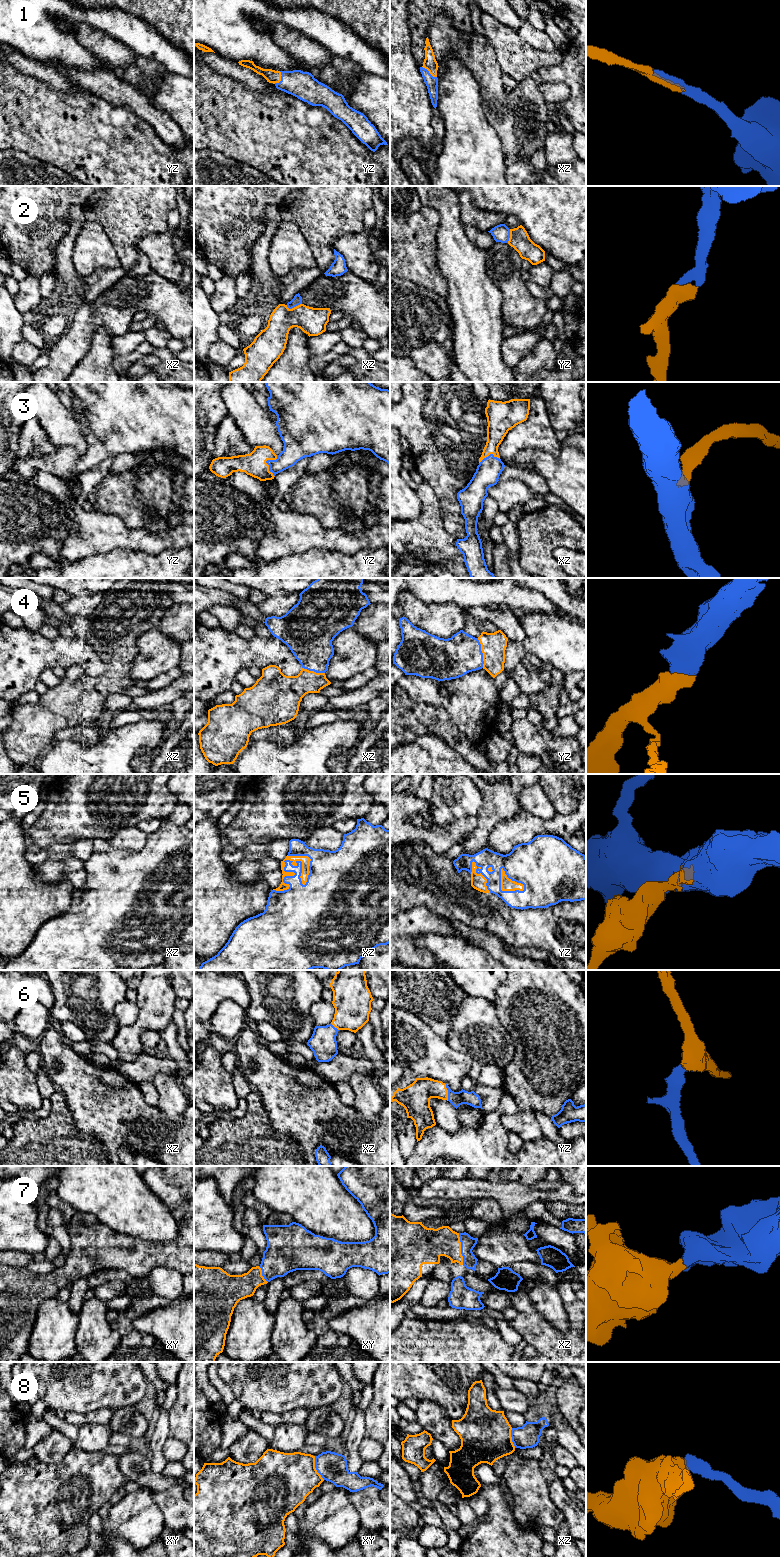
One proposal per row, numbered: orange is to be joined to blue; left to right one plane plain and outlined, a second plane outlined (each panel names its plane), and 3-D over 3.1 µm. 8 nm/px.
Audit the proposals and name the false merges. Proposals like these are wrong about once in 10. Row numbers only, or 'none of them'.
8

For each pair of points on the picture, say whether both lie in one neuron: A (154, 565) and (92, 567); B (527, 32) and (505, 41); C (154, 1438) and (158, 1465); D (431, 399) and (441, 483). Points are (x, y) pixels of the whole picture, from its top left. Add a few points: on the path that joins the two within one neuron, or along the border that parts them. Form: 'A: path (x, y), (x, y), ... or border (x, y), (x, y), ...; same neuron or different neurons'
A: path (139, 567), (107, 567); same neuron
B: border (517, 31), (523, 40), (538, 49); different neurons
C: path (155, 1445), (156, 1458); same neuron
D: path (432, 420), (435, 447), (441, 462); same neuron

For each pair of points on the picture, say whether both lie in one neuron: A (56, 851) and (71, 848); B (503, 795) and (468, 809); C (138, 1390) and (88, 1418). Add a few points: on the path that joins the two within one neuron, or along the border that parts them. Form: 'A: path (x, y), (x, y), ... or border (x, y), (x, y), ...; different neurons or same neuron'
A: path (60, 851), (67, 850); same neuron
B: border (474, 784), (482, 797), (482, 807), (476, 816); different neurons
C: border (111, 1409), (99, 1408), (84, 1413); different neurons

